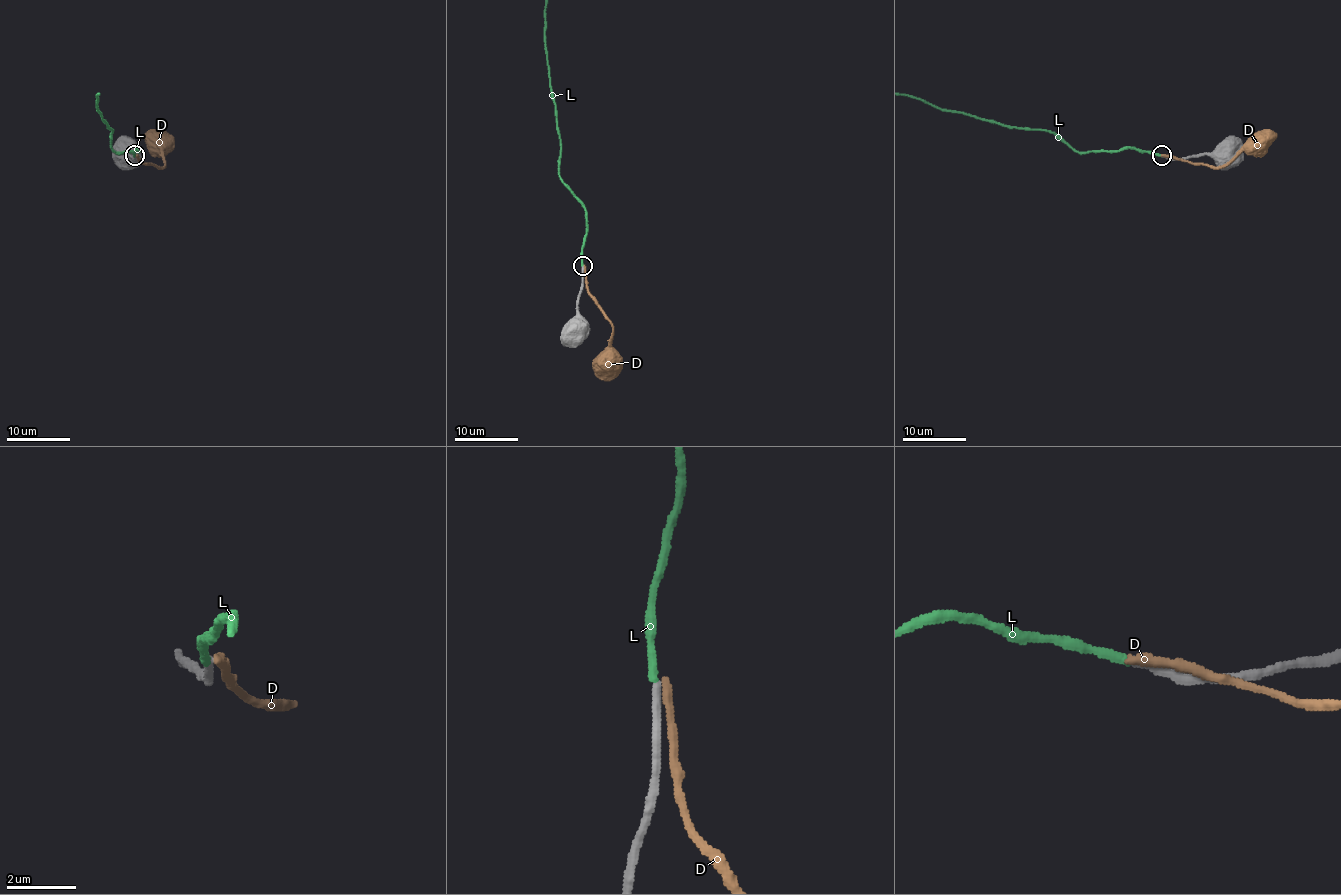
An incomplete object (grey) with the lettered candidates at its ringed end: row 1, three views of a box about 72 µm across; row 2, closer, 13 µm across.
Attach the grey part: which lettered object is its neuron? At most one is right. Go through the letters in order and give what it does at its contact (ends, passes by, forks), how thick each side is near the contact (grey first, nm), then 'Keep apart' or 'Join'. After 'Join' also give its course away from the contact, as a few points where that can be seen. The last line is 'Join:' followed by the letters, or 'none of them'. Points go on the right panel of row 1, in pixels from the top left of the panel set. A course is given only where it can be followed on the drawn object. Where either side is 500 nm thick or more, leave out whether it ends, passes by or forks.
D: It ends there. Thickness 320 nm (grey) against 320 nm. Keep apart
L: It ends there. Thickness 300 nm (grey) against 240 nm. Keep apart
Join: none of them

